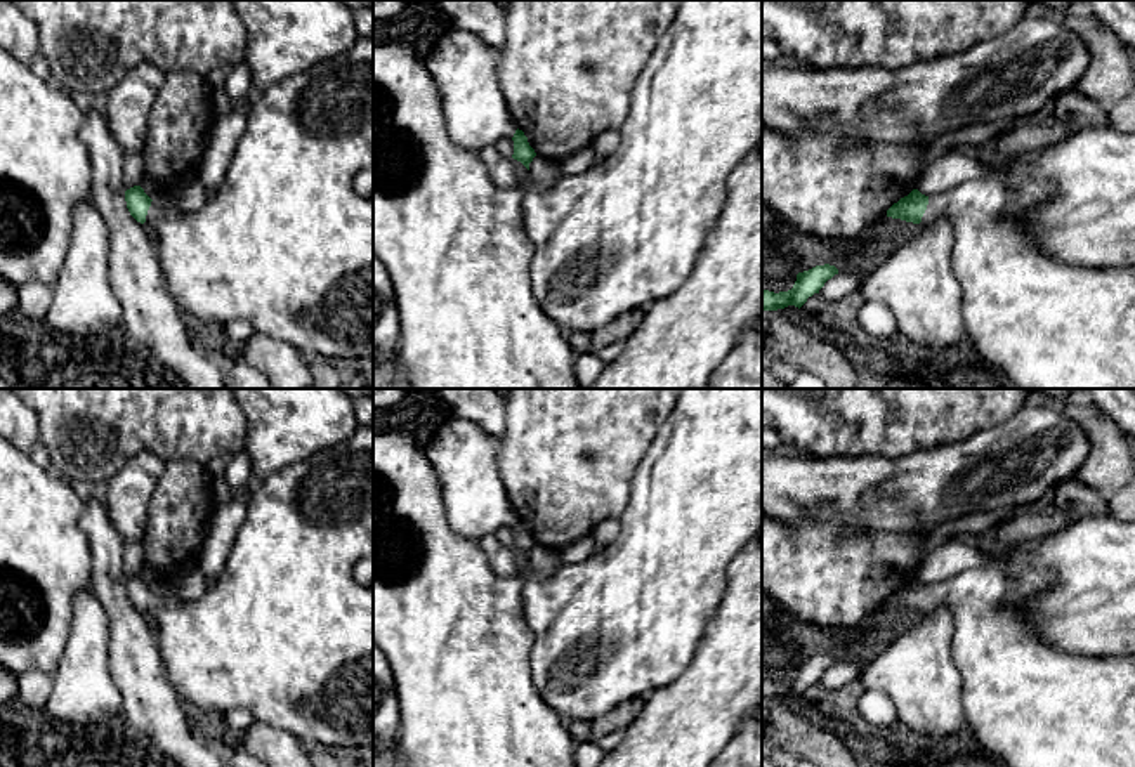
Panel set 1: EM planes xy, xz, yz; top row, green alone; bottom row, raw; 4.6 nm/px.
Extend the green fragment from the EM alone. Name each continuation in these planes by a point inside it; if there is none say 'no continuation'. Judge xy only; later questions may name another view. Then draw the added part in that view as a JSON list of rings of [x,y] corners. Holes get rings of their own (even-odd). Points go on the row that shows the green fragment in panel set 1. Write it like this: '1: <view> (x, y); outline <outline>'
1: xy (285, 243); outline [[[358,38],[344,54],[319,61],[305,71],[283,78],[272,87],[255,94],[246,116],[246,128],[234,149],[226,179],[198,212],[184,212],[172,200],[153,200],[146,226],[154,229],[154,246],[160,257],[165,285],[184,314],[203,323],[220,324],[243,319],[253,333],[283,340],[299,349],[311,363],[338,363],[359,366],[373,363],[373,201],[354,189],[359,172],[373,165],[373,40]]]

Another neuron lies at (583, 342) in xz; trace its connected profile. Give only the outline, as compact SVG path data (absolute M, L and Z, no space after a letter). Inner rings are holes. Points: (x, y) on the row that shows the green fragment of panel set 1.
M637 307L630 312L618 316L609 324L590 330L590 331L576 331L576 330L562 330L564 338L573 347L574 354L597 354L600 349L625 342L633 330L642 323L646 316L646 307Z

